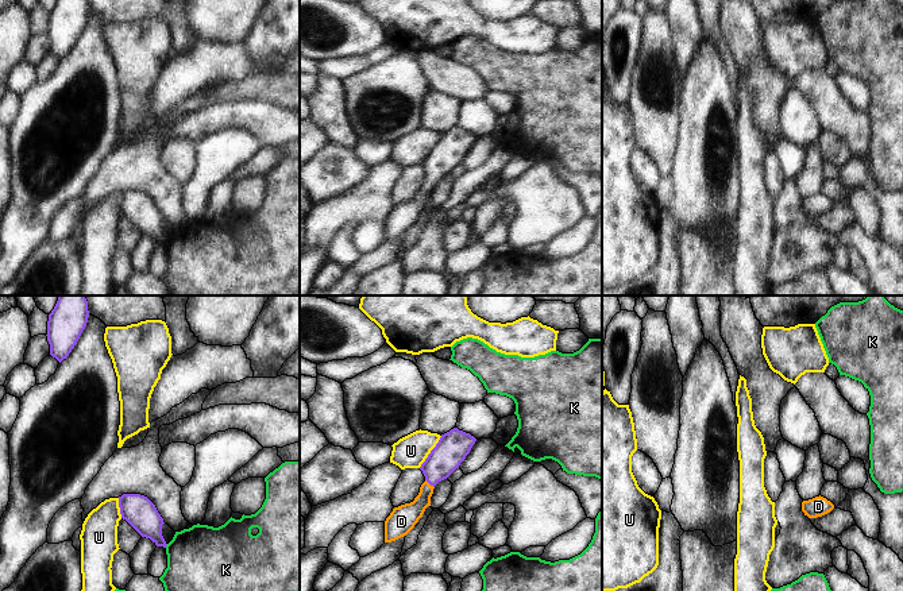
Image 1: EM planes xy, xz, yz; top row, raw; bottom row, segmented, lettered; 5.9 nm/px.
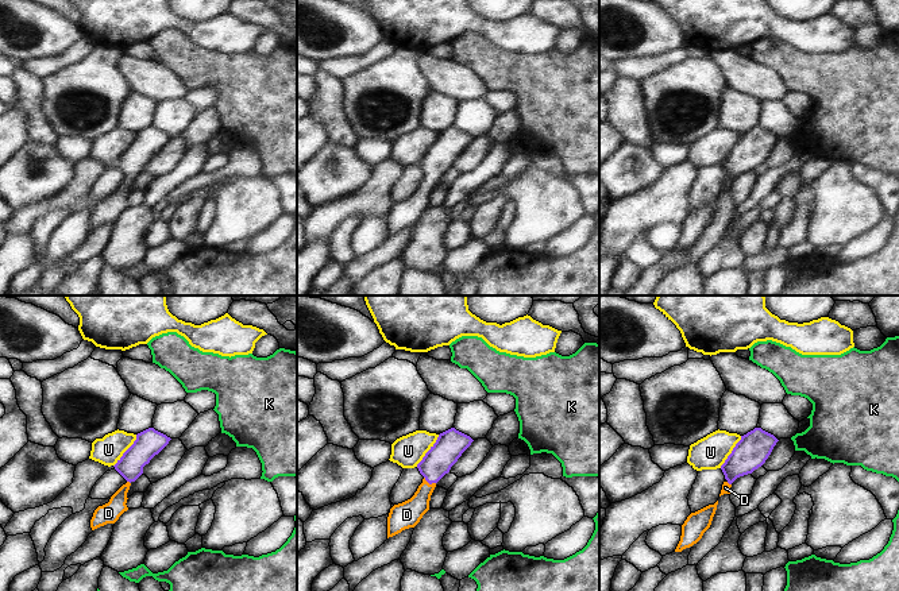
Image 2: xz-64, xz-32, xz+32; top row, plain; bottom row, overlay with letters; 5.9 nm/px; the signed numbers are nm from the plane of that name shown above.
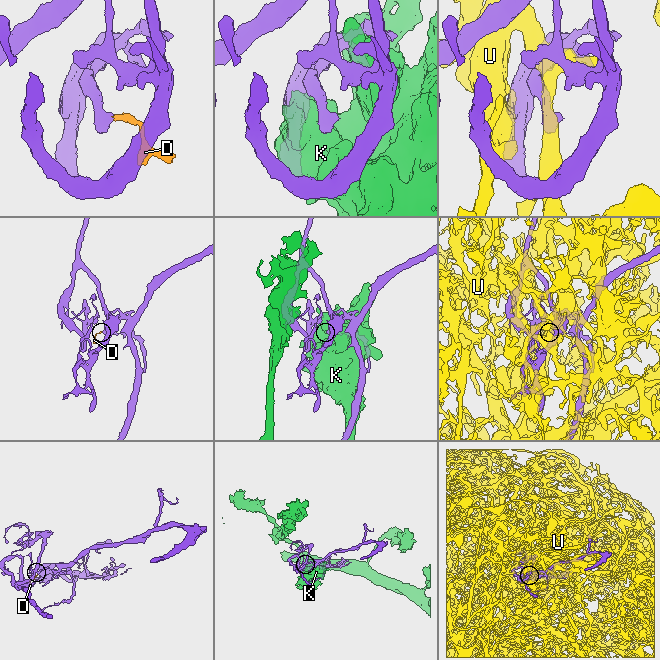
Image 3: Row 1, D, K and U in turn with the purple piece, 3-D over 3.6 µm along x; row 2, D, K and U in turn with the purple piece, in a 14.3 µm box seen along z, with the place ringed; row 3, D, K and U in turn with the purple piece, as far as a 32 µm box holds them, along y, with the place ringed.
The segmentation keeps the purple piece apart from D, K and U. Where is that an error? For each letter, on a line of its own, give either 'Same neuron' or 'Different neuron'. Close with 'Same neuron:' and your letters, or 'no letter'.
D: Same neuron
K: Different neuron
U: Different neuron
Same neuron: D.

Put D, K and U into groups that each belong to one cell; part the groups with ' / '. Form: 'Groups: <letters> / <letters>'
Groups: D / K / U.

